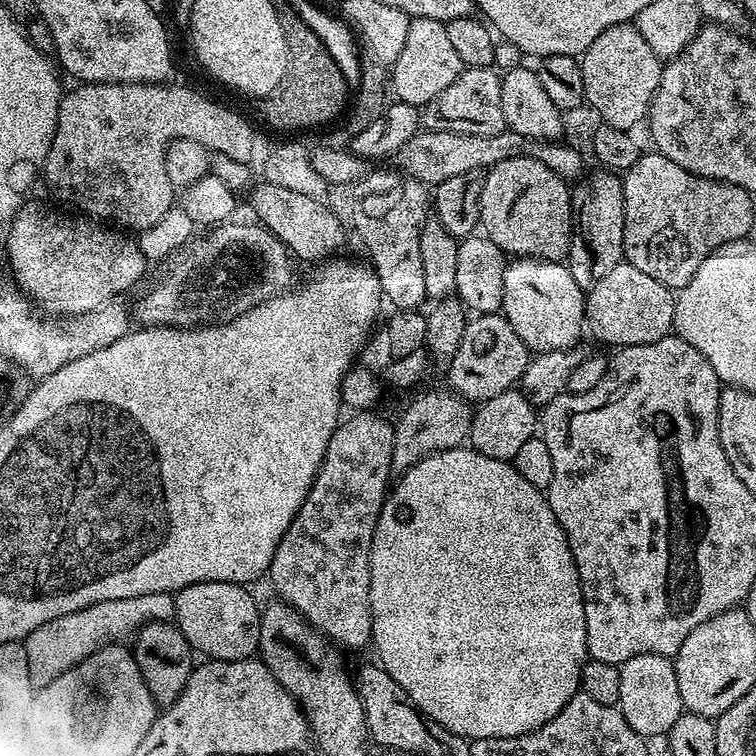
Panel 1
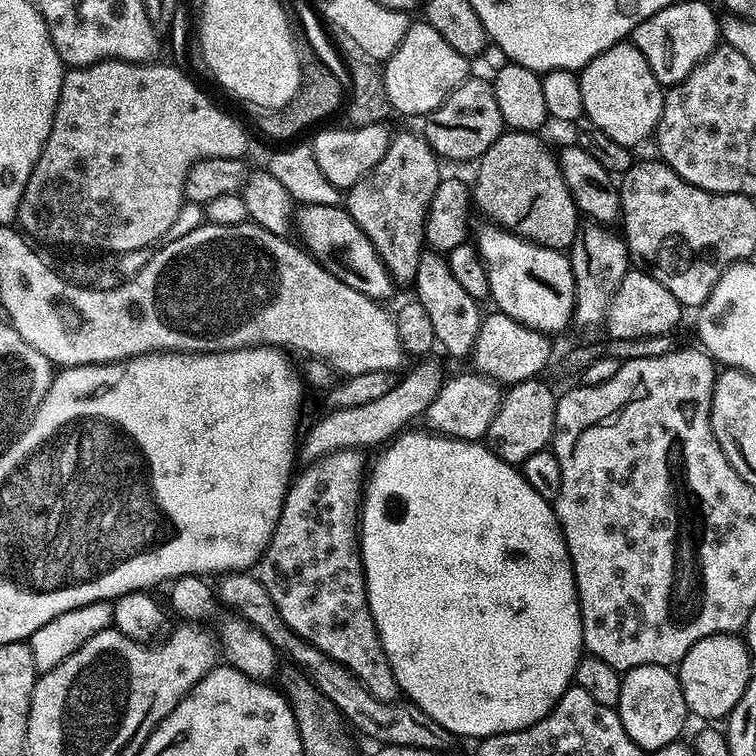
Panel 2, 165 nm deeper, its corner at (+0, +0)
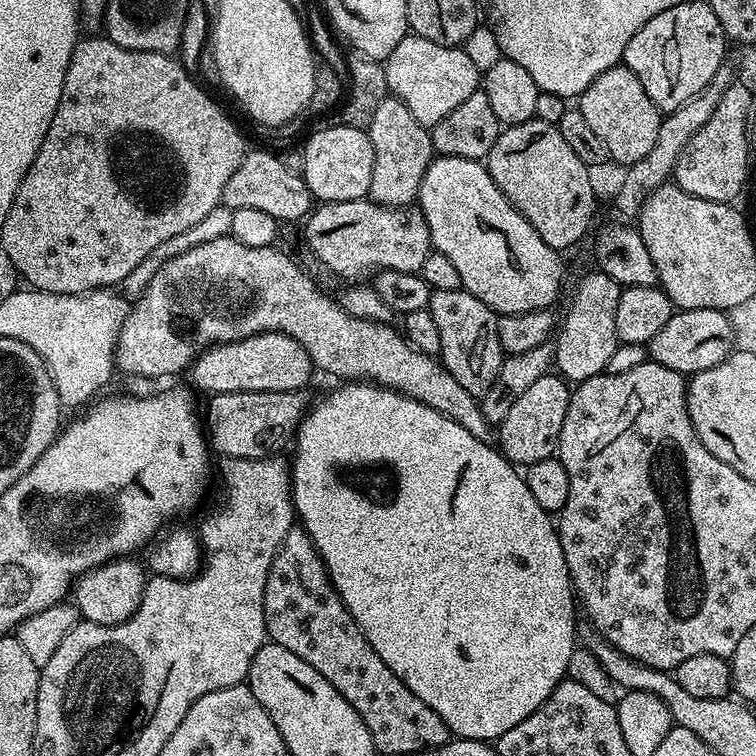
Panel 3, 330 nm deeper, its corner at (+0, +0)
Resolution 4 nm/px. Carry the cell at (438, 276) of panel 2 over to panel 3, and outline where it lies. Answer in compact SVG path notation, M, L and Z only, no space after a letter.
M435 290L429 295L428 307L434 314L438 334L442 337L439 361L445 370L474 397L481 397L494 382L506 355L498 338L498 316L486 302L463 290Z

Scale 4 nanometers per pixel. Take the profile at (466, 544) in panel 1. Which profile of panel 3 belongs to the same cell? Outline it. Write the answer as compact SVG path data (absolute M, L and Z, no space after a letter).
M344 382L325 400L311 405L300 421L294 437L296 453L290 456L292 474L292 507L299 523L314 546L320 551L324 565L328 567L340 601L350 610L354 622L362 630L366 642L374 646L374 654L398 674L401 682L430 710L434 710L448 723L457 737L466 740L495 742L506 730L514 730L518 722L530 718L534 710L541 708L550 694L568 675L570 654L578 647L576 626L578 601L574 595L572 579L562 554L562 542L553 517L530 494L523 475L505 458L504 453L484 444L470 430L458 426L438 410L418 402L414 398L371 382Z

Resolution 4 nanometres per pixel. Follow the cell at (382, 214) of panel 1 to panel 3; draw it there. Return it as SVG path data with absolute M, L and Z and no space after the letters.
M386 98L382 102L382 106L378 106L378 110L374 110L374 118L366 131L374 146L374 174L370 178L368 196L375 204L380 204L383 208L407 209L411 205L408 203L411 200L413 203L419 197L422 178L434 159L431 131L425 125L420 124L418 118L414 118L414 114L410 114L410 110L406 110L404 103L395 98Z

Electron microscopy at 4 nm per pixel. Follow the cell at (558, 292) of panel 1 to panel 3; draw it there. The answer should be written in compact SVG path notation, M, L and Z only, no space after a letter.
M437 155L422 178L418 208L428 223L433 249L446 254L446 258L454 262L463 291L486 302L493 312L506 316L553 307L552 303L560 296L560 283L564 280L561 253L542 242L534 226L530 226L530 222L526 222L526 218L522 218L518 209L504 197L502 190L498 190L494 178L490 178L481 161Z

